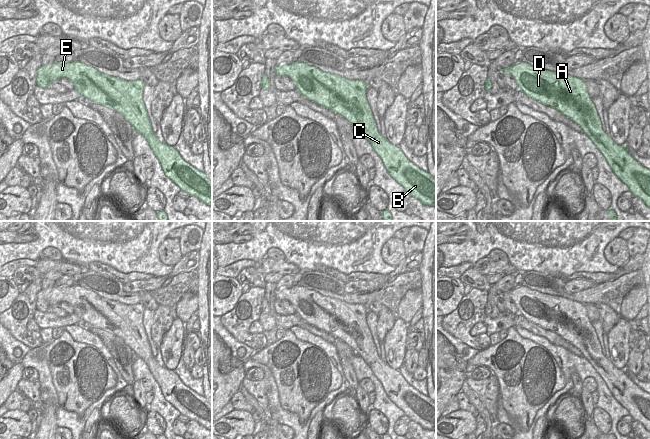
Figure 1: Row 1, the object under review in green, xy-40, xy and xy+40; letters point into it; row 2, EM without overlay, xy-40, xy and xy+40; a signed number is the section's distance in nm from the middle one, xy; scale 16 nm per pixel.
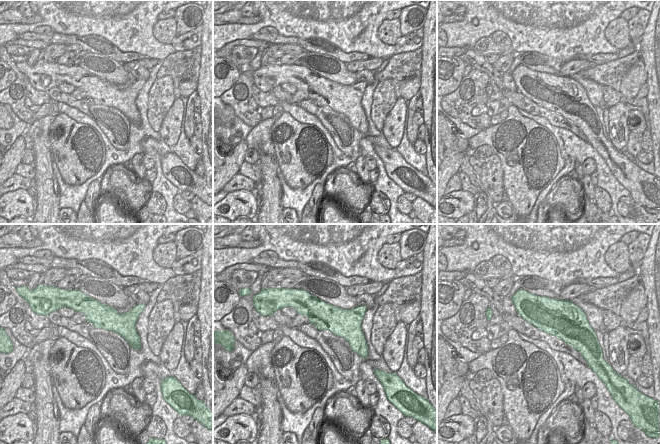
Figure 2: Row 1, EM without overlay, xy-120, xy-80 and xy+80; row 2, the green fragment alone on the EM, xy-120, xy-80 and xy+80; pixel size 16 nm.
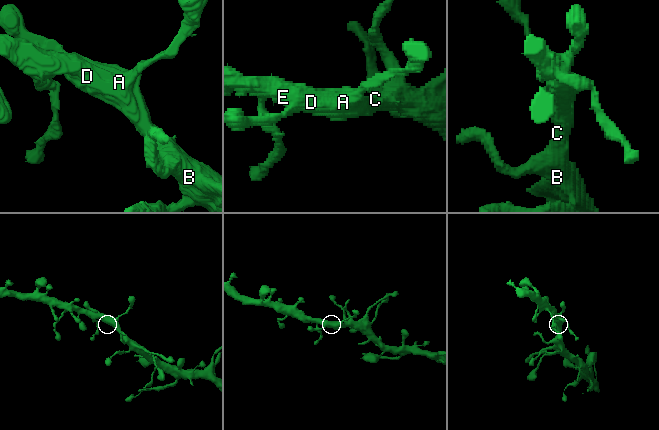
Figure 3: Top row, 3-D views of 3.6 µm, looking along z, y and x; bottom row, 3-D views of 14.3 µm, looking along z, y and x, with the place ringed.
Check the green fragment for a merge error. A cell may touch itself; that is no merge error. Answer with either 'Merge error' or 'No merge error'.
No merge error

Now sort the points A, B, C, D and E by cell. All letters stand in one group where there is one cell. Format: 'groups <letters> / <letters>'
groups A B C D E

